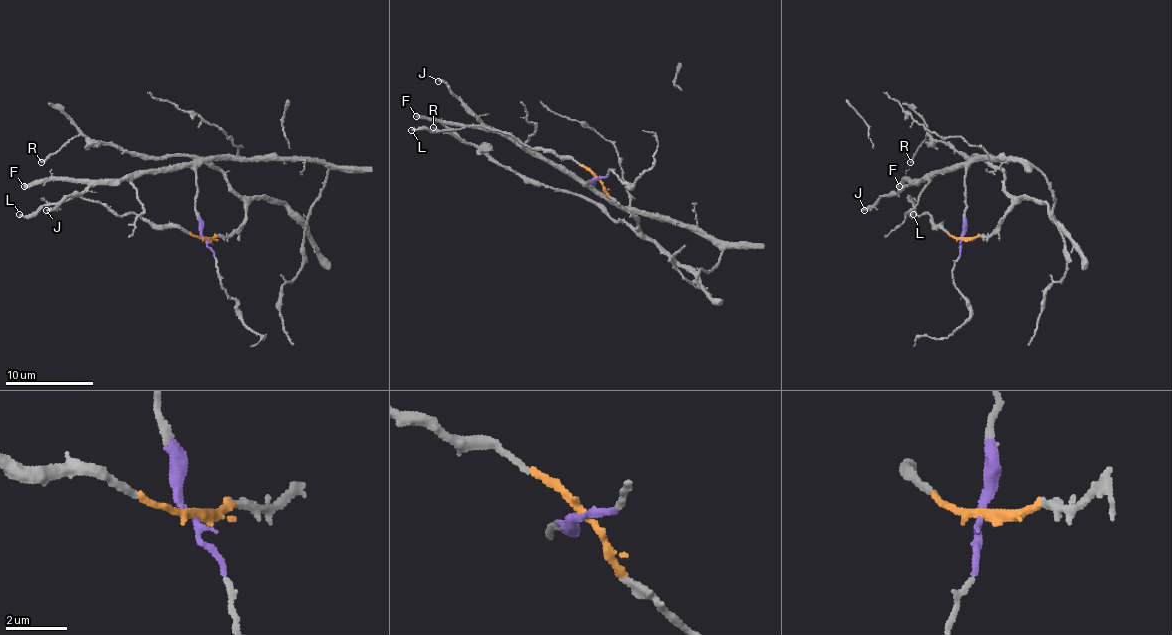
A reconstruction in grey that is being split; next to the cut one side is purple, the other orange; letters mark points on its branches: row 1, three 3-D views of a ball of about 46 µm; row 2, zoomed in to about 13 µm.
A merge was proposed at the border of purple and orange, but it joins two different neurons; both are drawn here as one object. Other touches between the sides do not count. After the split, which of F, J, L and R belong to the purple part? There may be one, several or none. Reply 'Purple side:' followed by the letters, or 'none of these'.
Purple side: F, J

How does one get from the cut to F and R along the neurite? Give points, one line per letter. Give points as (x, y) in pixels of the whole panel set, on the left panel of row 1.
F: (204, 238), (195, 209), (197, 174), (190, 167), (142, 169), (109, 180), (41, 180), (23, 187)
R: (206, 238), (228, 238), (245, 216), (243, 198), (217, 169), (188, 156), (133, 156), (83, 134), (41, 163)

